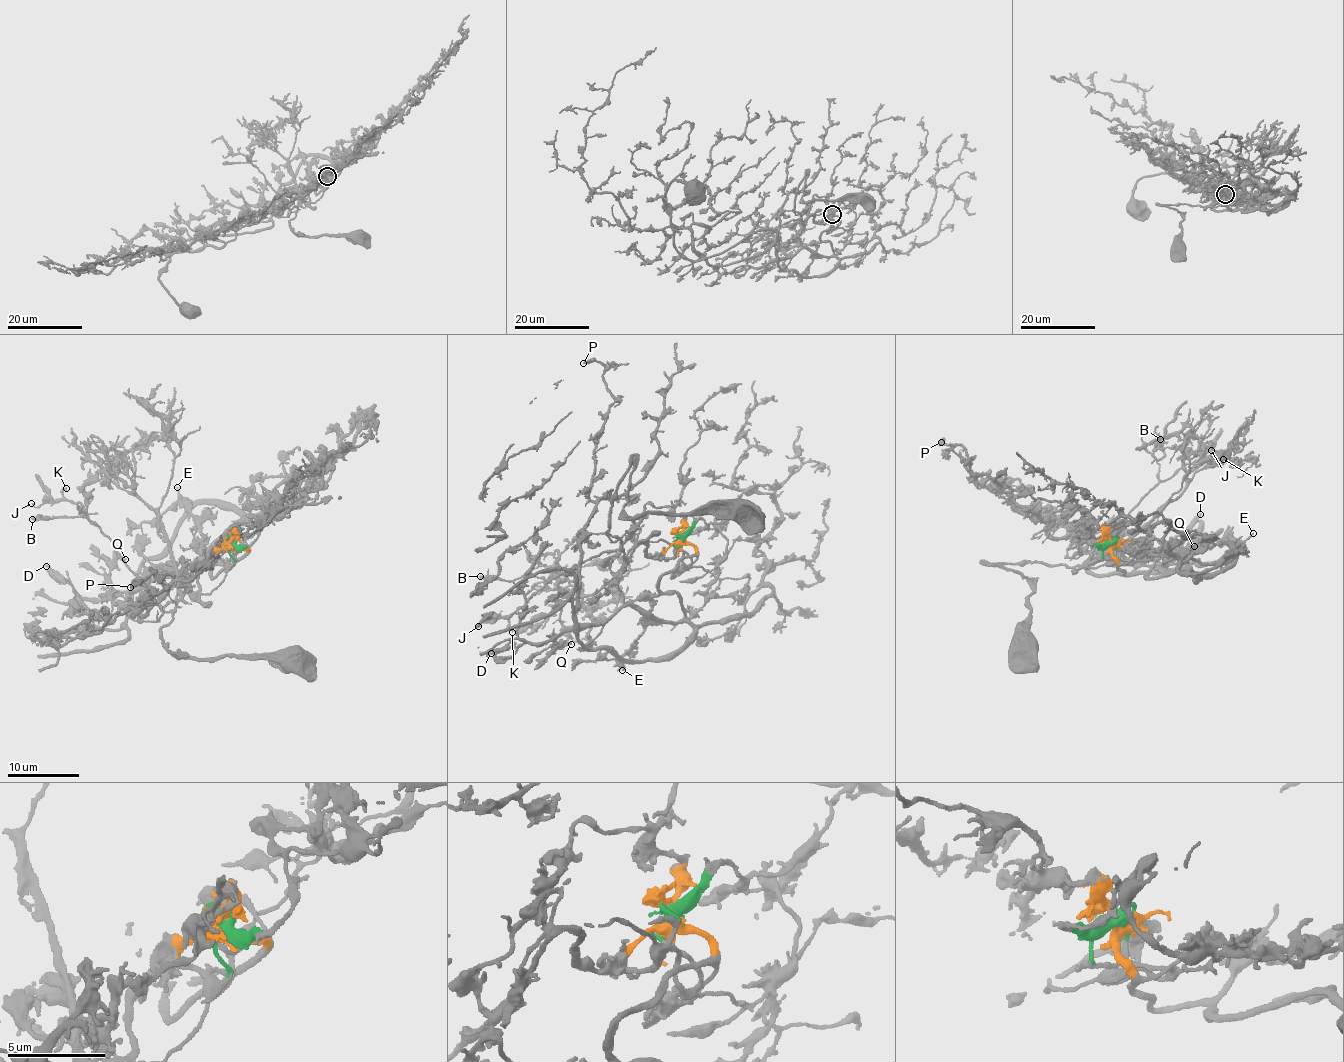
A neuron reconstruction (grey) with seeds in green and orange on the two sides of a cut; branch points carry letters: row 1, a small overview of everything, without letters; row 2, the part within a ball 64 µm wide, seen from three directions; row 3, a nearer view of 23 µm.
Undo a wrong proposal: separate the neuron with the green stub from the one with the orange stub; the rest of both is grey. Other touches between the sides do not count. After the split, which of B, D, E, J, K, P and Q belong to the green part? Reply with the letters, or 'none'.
B, J, K

